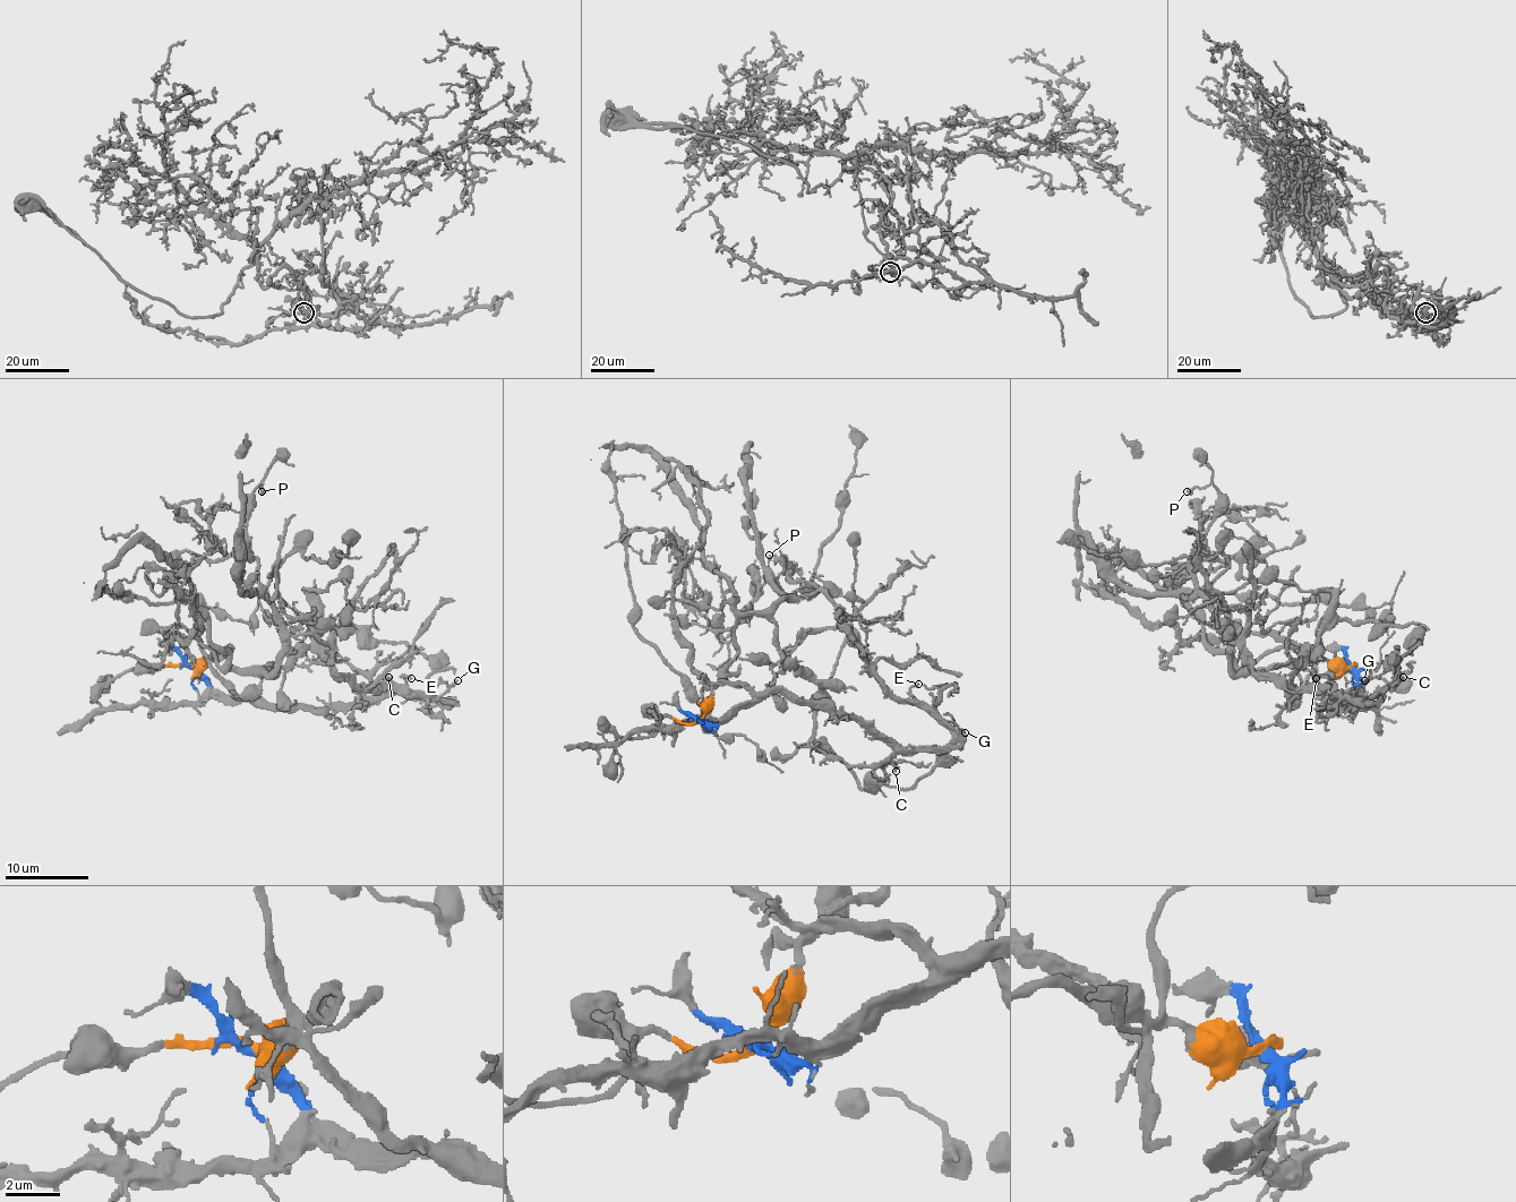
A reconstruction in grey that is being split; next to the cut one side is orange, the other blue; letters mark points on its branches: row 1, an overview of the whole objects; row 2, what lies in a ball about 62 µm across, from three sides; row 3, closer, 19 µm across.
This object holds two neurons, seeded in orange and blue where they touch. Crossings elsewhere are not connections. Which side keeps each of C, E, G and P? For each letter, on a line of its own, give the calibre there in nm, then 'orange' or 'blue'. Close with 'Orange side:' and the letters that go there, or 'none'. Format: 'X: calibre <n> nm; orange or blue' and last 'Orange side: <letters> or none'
C: calibre 190 nm; blue
E: calibre 150 nm; blue
G: calibre 190 nm; blue
P: calibre 340 nm; orange
Orange side: P

